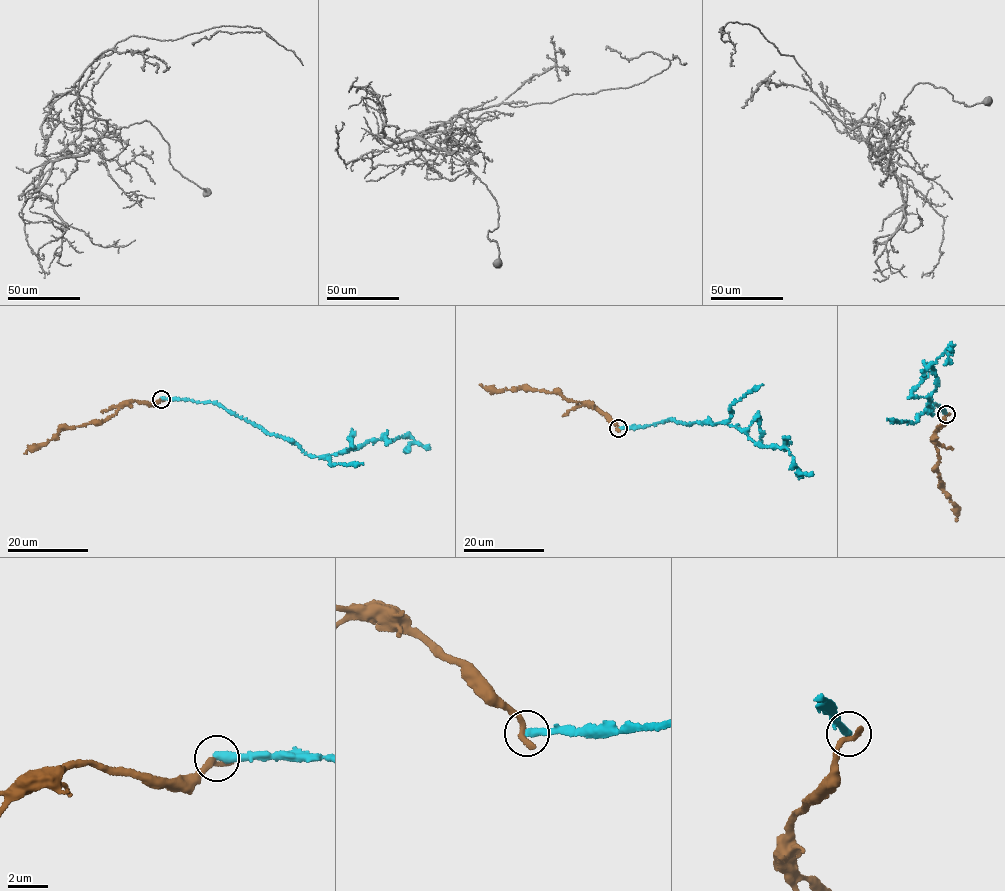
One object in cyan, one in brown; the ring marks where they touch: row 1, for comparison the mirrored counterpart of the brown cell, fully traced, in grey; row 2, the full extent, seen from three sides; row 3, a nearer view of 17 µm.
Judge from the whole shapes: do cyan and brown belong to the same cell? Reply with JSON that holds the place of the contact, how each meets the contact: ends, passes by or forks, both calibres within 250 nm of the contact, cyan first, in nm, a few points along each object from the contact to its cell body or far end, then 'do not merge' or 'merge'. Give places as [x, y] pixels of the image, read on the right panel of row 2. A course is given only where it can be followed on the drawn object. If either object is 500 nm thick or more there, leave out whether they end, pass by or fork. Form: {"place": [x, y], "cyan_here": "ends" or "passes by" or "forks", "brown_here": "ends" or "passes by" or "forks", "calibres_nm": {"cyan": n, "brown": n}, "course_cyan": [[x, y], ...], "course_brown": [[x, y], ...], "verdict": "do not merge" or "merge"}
{"place": [946, 414], "cyan_here": "ends", "brown_here": "ends", "calibres_nm": {"cyan": 440, "brown": 380}, "course_cyan": [[947, 414], [927, 404], [931, 414], [936, 376], [931, 367], [951, 349]], "course_brown": [[947, 414], [936, 431], [935, 444], [939, 457], [936, 468], [944, 492], [957, 509], [956, 520]], "verdict": "do not merge"}

